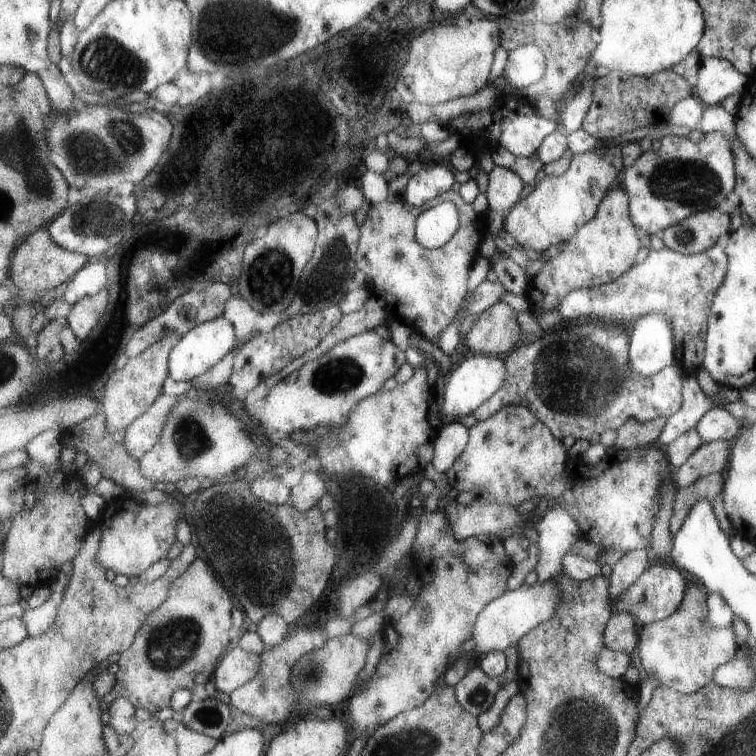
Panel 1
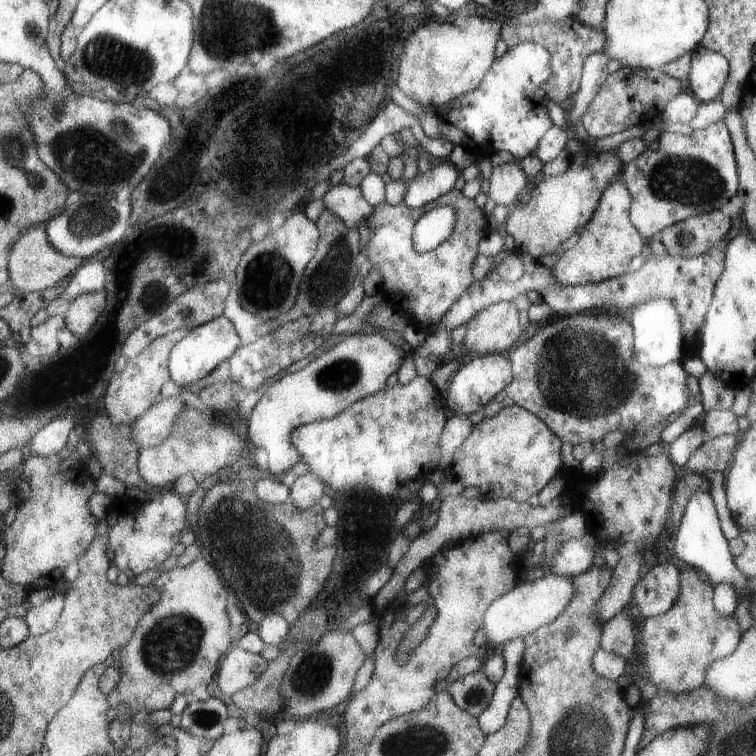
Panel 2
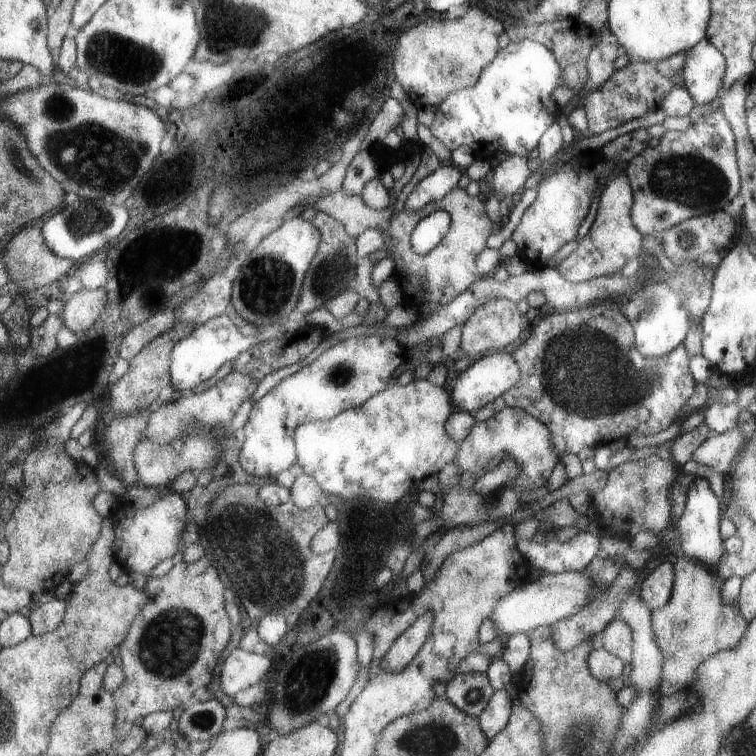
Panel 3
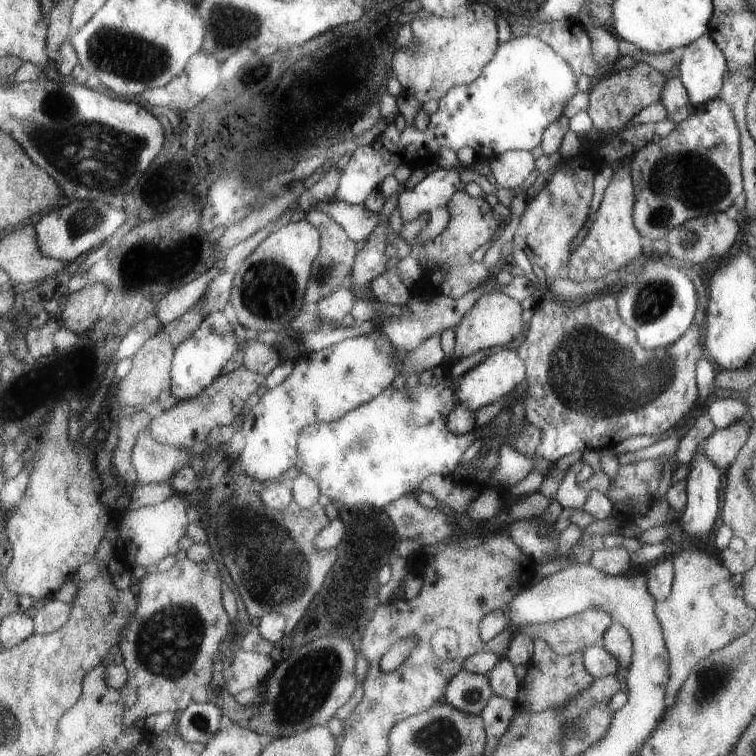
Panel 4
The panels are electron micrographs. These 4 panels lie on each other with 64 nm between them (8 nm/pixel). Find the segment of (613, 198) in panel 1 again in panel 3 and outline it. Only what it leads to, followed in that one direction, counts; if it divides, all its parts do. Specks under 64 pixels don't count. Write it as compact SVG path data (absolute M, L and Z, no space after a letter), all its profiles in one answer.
M627 174L609 178L599 194L597 214L595 214L595 220L593 220L589 232L581 238L581 242L573 250L573 254L569 254L557 266L559 274L569 282L581 284L581 282L589 282L593 278L607 278L607 276L621 274L621 270L625 270L625 266L629 266L629 262L633 262L633 258L647 254L645 236L633 226L631 208L633 208L633 190L629 186Z

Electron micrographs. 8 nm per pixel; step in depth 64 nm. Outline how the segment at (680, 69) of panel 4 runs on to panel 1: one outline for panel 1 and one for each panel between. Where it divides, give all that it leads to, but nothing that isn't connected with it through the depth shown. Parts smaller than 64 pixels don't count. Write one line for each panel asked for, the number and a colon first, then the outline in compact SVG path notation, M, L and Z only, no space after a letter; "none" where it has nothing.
1: M705 58L699 62L695 80L695 96L703 106L717 106L727 96L741 94L747 86L747 76L737 72L723 58Z
2: M693 50L693 60L687 78L687 90L695 96L695 102L707 104L721 96L729 78L729 62L721 54L707 50Z
3: M703 38L697 46L685 52L685 66L681 70L679 82L691 94L695 104L707 104L717 94L721 94L723 76L727 70L727 62L719 50Z

